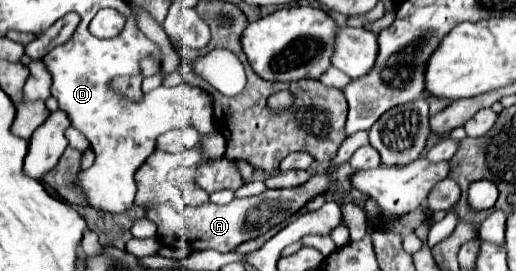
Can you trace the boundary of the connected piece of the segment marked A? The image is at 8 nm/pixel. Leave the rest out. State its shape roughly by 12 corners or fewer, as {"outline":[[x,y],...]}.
{"outline":[[327,171],[229,205],[147,209],[163,243],[233,251],[299,211]]}

